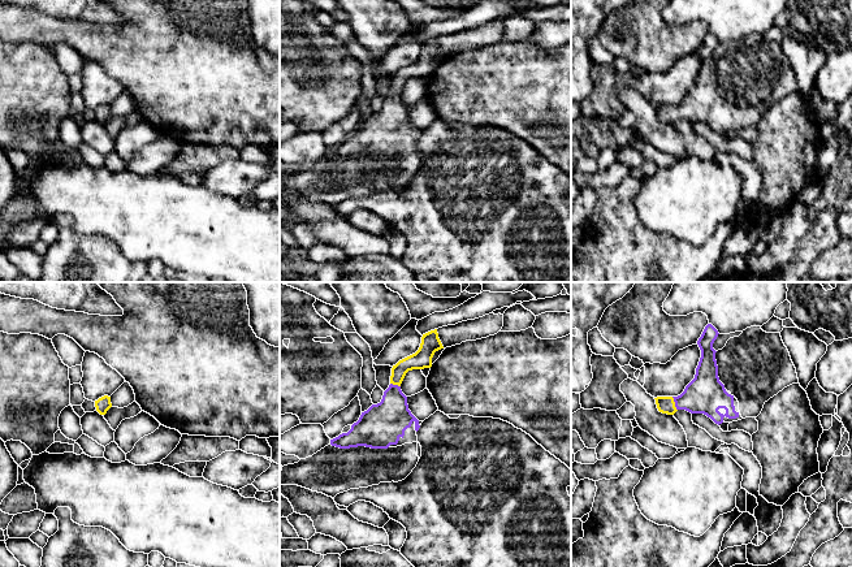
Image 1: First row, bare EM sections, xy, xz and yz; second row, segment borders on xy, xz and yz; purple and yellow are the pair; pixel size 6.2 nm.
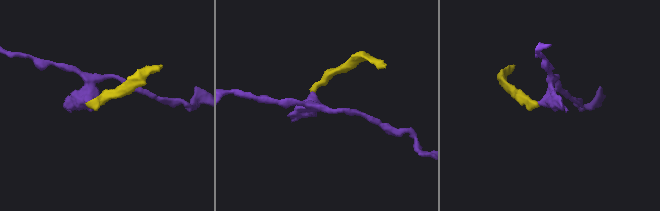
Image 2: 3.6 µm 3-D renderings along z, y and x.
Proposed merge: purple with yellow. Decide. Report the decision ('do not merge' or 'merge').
merge

